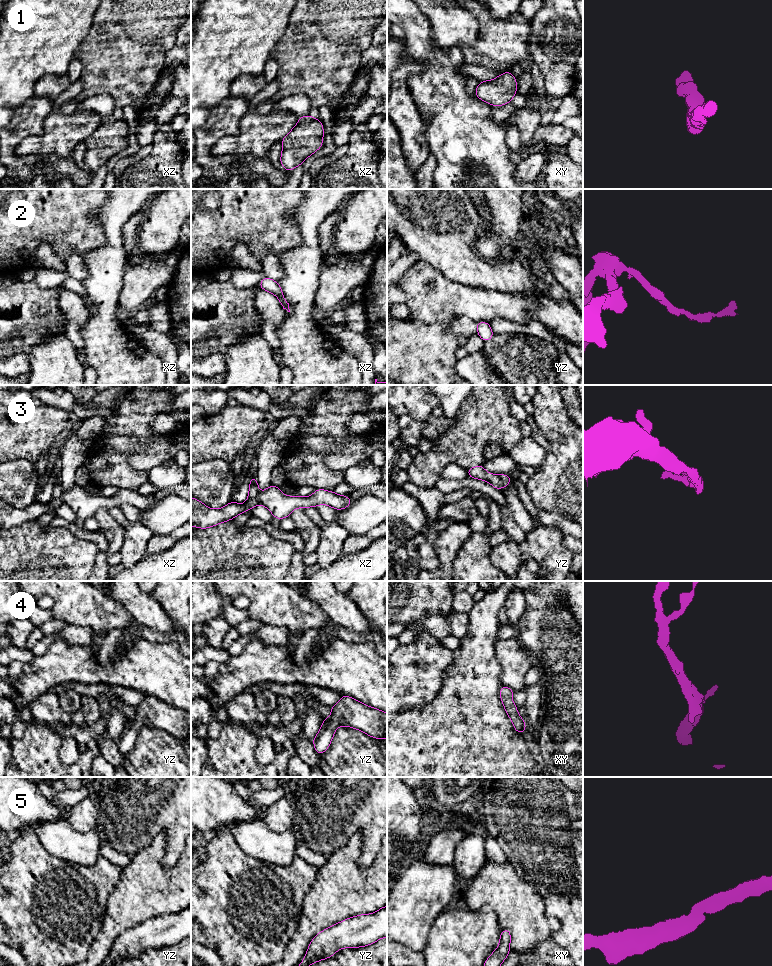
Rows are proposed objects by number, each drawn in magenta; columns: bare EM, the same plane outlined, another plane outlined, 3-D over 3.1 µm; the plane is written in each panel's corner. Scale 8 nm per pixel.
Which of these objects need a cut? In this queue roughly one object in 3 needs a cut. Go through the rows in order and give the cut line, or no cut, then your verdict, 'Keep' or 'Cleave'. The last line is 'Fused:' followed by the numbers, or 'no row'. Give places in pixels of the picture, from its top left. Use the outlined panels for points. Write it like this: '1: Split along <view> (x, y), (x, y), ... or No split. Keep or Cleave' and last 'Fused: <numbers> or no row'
1: No split. Keep
2: No split. Keep
3: No split. Keep
4: No split. Keep
5: No split. Keep
Fused: no row

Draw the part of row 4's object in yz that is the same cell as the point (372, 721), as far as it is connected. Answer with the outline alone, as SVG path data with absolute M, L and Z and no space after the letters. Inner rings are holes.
M341 694L341 700L330 707L331 715L324 719L312 740L318 755L330 746L336 728L348 726L376 739L387 739L387 713Z

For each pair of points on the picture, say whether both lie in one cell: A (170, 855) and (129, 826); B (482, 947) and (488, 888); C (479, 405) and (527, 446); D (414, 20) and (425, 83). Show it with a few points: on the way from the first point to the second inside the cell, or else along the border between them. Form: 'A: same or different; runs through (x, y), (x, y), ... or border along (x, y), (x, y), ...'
A: same; runs through (171, 840), (171, 836), (161, 826), (144, 826)
B: different; border along (465, 907), (478, 910), (490, 906), (499, 926)
C: different; border along (522, 437), (508, 453)
D: same; runs through (417, 36), (418, 44), (431, 57), (431, 67)

